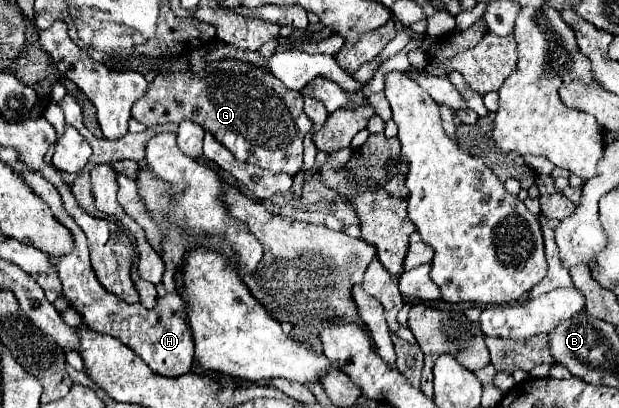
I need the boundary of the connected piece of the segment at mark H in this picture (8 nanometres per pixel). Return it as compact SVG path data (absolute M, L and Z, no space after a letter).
M22 175L22 177L36 191L36 195L48 203L54 217L74 235L72 251L58 257L56 267L58 267L58 277L62 281L62 293L70 301L70 307L80 313L82 323L96 333L120 339L124 345L136 351L144 359L144 363L158 375L180 377L180 375L190 373L192 363L194 363L194 337L186 321L186 309L182 307L184 305L182 297L178 293L168 293L166 297L158 299L158 303L152 309L142 307L140 303L130 305L124 299L114 297L114 293L106 291L96 279L90 259L88 259L86 235L62 207L62 199L56 187L52 183L46 183L42 175Z

